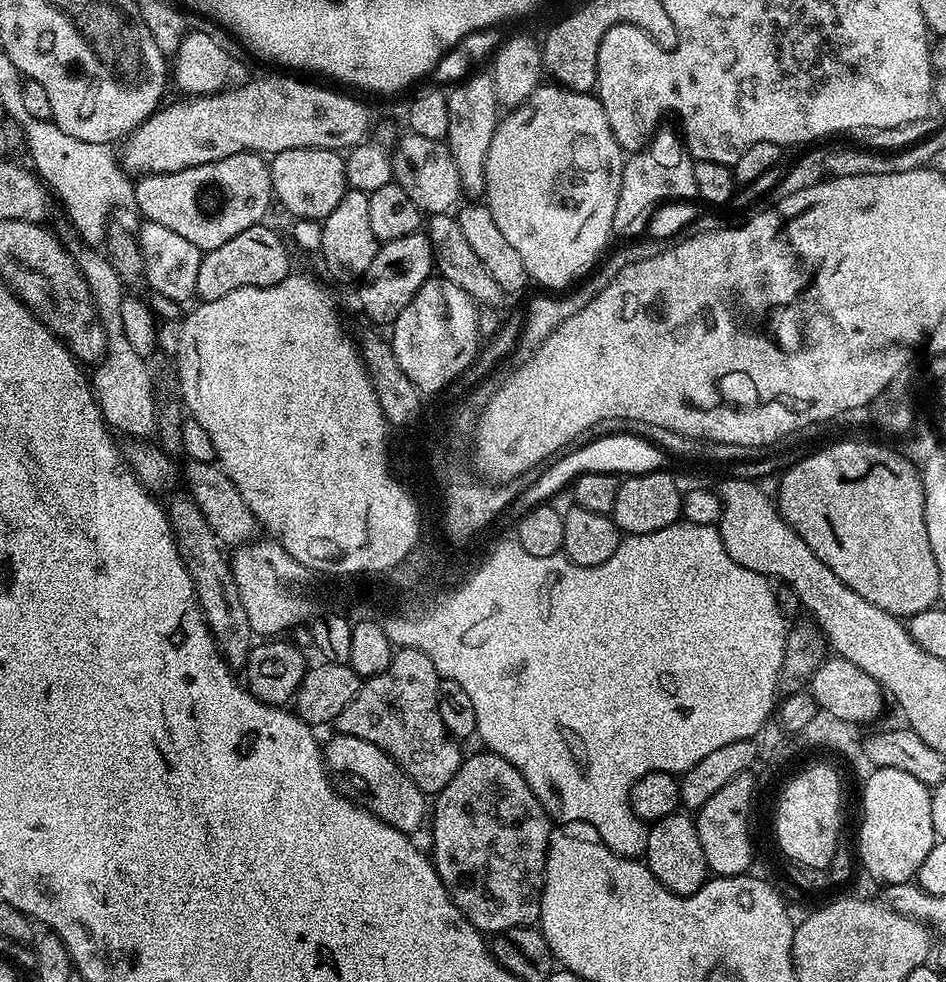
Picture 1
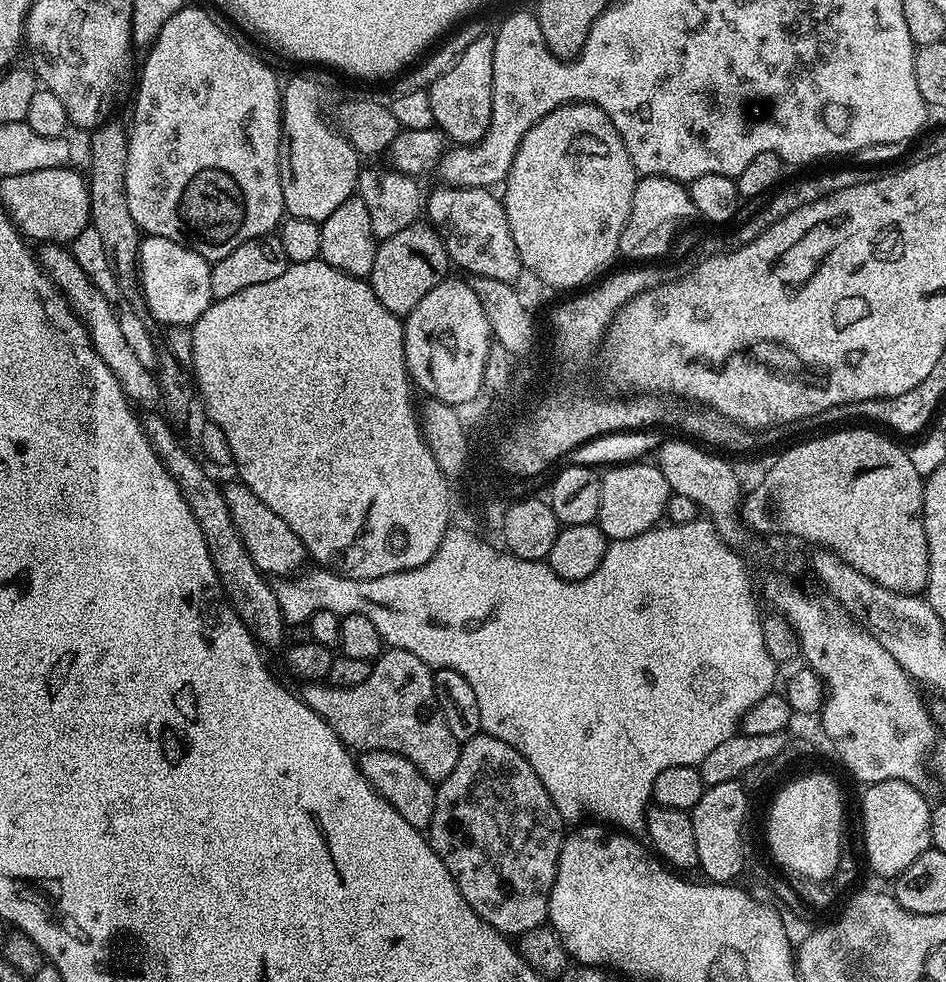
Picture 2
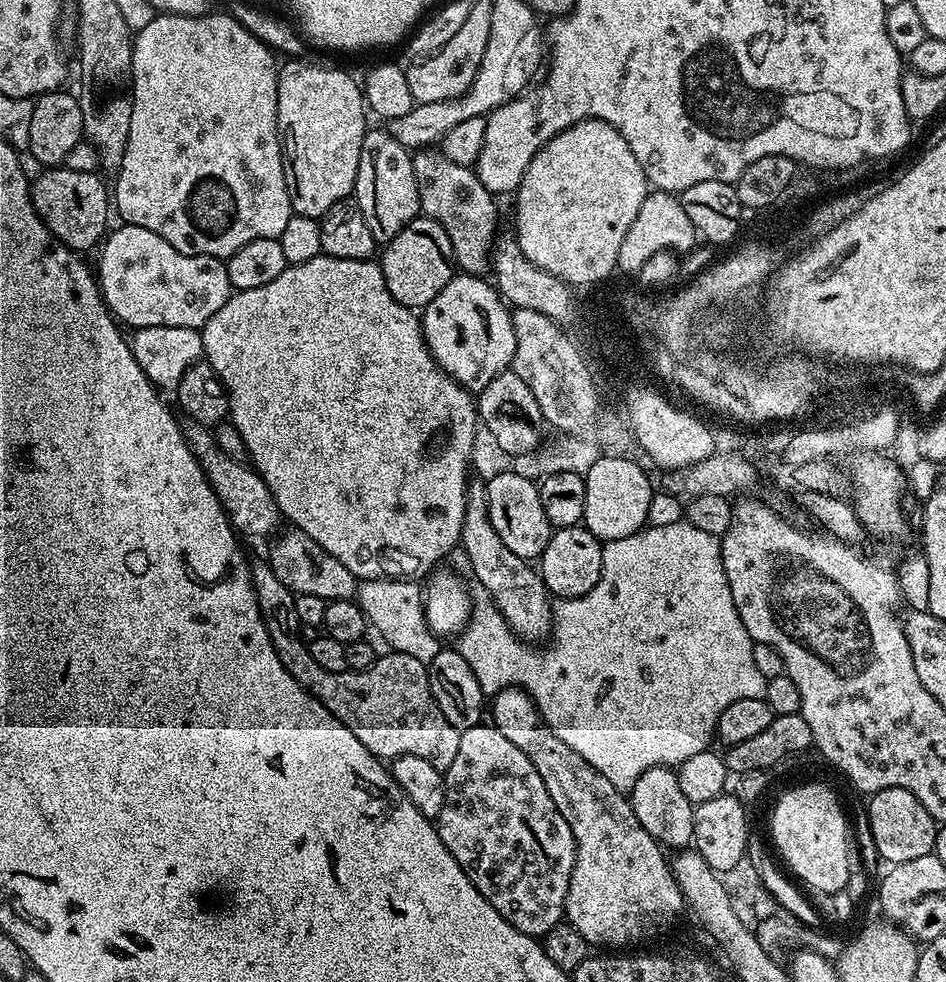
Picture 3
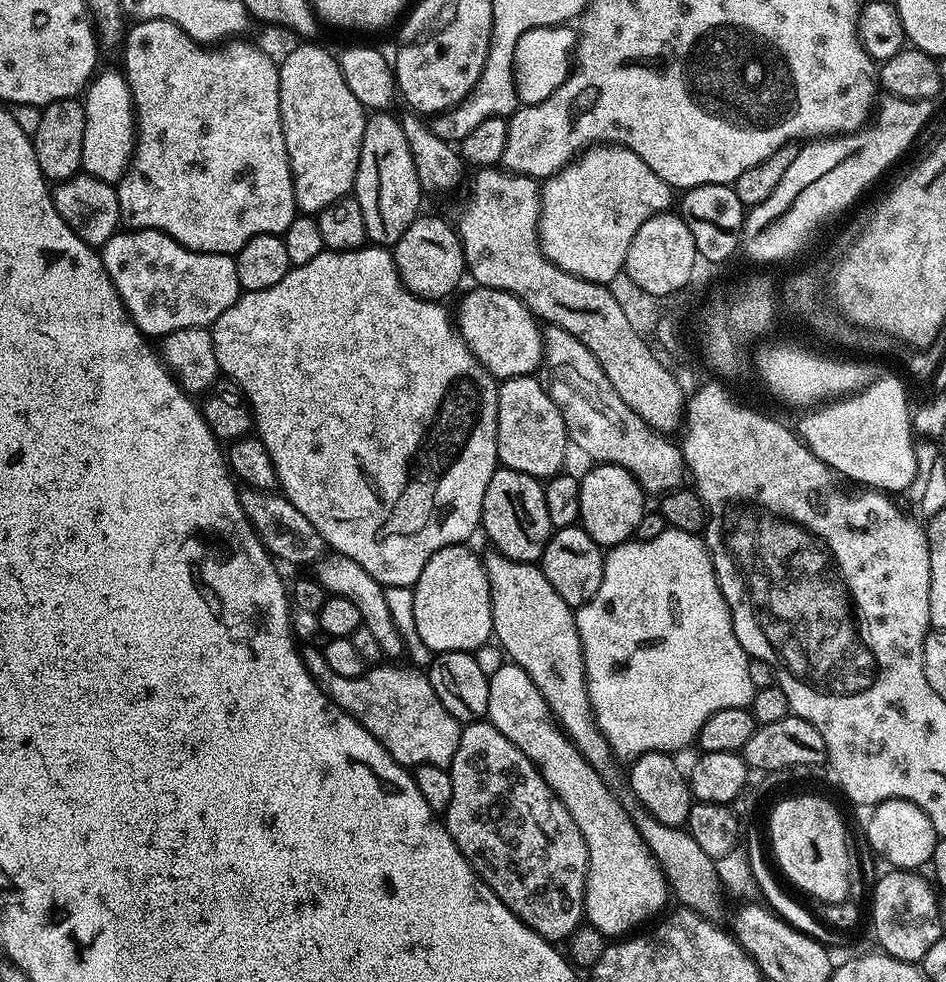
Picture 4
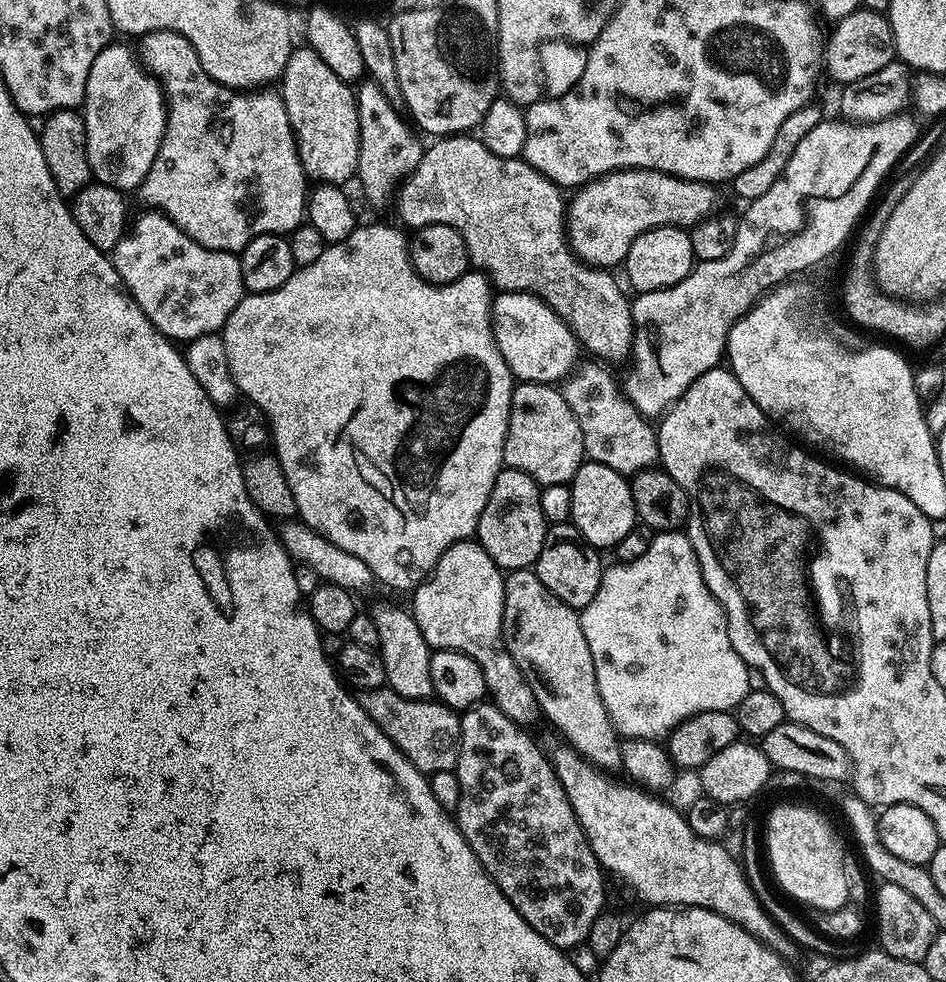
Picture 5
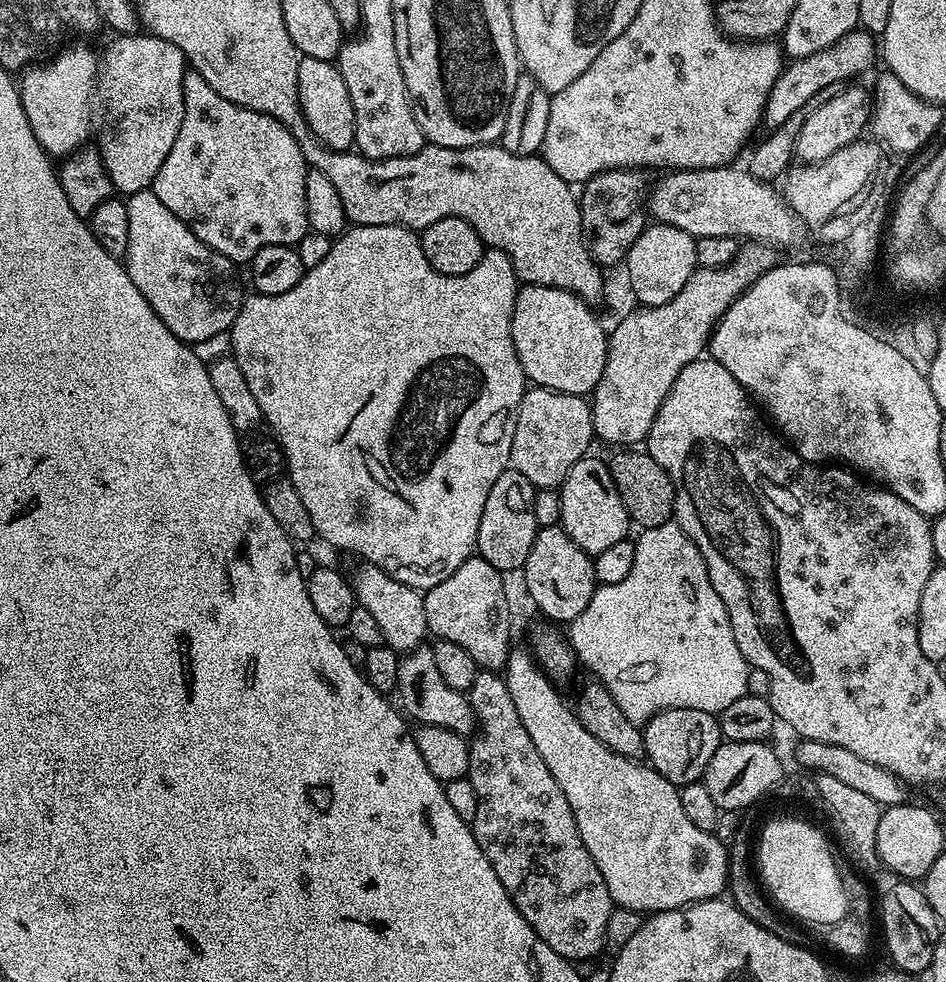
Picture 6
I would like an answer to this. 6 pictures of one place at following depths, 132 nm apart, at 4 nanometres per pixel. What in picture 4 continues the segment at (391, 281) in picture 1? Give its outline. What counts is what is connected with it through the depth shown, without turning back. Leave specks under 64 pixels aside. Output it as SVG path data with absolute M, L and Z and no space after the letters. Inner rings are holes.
M417 216L406 234L398 238L394 255L402 282L423 300L443 301L443 296L450 295L459 286L460 279L466 276L464 247L460 244L459 235L455 227L451 223L447 224L440 216Z

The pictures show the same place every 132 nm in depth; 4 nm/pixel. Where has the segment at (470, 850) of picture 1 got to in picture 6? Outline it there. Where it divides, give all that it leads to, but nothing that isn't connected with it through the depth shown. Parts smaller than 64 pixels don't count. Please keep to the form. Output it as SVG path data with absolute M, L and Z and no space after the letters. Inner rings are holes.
M487 670L477 671L474 682L466 695L472 713L476 715L474 735L468 745L470 766L466 777L474 786L474 794L478 796L478 808L470 822L474 838L482 846L490 866L494 866L494 874L498 874L498 882L502 882L502 886L506 886L506 894L510 894L514 906L520 911L522 918L526 918L528 925L536 931L538 938L542 938L542 942L546 942L546 946L550 946L550 950L554 950L559 956L565 956L567 960L573 962L588 960L591 956L598 955L600 951L605 951L606 922L610 922L610 914L614 905L610 898L610 890L606 890L606 882L602 878L594 858L590 858L590 850L586 850L586 846L582 842L582 834L578 834L578 826L574 814L570 810L570 802L566 802L566 794L562 794L558 782L554 782L554 774L550 774L550 770L546 770L546 762L542 762L542 754L538 754L530 734L526 734L526 726L522 726L522 718L518 718L518 710L514 710L514 701L510 698L510 690L503 675Z

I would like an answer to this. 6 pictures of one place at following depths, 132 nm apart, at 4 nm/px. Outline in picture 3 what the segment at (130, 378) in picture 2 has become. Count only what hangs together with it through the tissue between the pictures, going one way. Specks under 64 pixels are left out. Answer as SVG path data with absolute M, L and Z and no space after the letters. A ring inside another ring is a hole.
M188 422L183 425L183 429L186 442L194 458L198 458L218 502L222 502L228 512L228 521L232 527L241 537L271 537L281 527L279 524L282 524L282 517L274 502L274 494L270 494L266 482L256 473L255 467L249 466L245 461L230 458L224 451L218 450L218 442L211 427Z

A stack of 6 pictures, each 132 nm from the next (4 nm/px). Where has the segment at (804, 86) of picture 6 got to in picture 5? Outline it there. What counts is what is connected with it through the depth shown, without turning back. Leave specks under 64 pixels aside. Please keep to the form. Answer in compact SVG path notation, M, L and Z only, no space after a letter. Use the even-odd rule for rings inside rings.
M861 6L835 21L833 28L836 29L829 34L828 45L822 48L822 68L828 71L830 79L837 80L837 85L858 82L858 78L866 78L866 74L874 74L897 59L892 27L883 12Z

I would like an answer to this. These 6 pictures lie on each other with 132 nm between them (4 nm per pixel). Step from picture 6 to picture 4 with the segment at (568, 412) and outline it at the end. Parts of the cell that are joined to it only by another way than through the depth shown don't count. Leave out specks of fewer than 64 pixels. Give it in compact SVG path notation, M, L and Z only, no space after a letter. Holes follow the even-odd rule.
M535 375L515 376L499 385L498 422L496 423L496 459L503 467L518 470L522 474L530 474L537 478L551 478L561 471L564 459L568 456L570 441L566 422L552 401L552 392L544 389L536 381Z

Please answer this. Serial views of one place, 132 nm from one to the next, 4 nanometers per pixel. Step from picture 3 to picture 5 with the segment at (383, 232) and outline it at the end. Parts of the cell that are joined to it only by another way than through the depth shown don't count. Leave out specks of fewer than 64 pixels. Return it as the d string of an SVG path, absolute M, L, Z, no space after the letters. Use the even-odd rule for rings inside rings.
M371 82L364 83L359 85L361 88L355 89L360 127L356 176L364 187L365 198L380 204L388 194L390 196L397 189L398 183L418 166L418 162L424 156L425 145L420 144L421 137L414 131L413 125L405 119L401 109L395 108L390 98L382 94L378 85Z

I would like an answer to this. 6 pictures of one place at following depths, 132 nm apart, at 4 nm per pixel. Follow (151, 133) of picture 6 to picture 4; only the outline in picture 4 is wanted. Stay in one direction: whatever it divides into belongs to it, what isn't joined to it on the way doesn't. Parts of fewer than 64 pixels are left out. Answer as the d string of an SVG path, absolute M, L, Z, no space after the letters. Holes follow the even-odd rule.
M123 71L102 72L93 75L86 89L88 117L80 166L87 175L115 186L127 172L132 163L132 153L136 151L136 110Z

